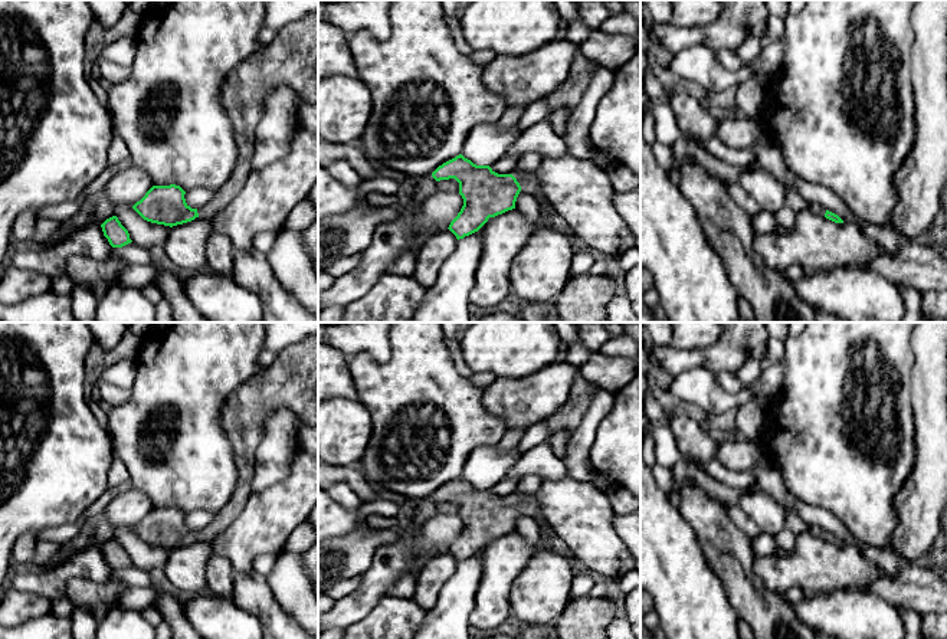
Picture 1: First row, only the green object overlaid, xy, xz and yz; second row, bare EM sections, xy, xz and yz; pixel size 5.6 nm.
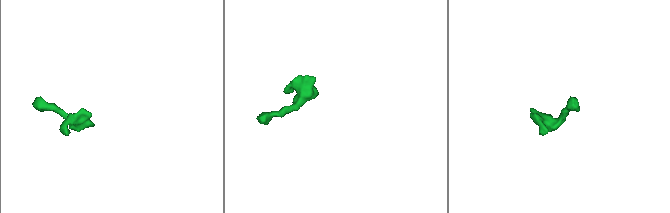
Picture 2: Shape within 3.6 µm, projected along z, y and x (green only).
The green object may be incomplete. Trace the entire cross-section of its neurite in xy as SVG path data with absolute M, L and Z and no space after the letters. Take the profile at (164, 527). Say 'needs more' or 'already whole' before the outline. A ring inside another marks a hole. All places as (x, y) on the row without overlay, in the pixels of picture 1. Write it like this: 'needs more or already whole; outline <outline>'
needs more; outline M318 334L281 350L271 366L227 396L222 407L220 422L233 449L237 482L233 495L214 514L213 521L201 531L191 531L186 525L186 514L180 508L153 508L132 531L144 543L170 550L191 544L199 538L212 543L246 507L253 492L255 453L262 440L263 420L279 407L289 409L295 414L296 425L318 425Z

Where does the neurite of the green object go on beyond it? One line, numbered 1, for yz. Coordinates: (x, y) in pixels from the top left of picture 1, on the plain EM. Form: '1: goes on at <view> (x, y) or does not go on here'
1: goes on at yz (816, 531)

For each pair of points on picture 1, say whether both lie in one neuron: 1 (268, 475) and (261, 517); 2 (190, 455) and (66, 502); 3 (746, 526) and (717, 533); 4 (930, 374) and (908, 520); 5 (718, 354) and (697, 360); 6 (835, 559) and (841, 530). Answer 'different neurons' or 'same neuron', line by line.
1: different neurons
2: different neurons
3: different neurons
4: same neuron
5: same neuron
6: different neurons

